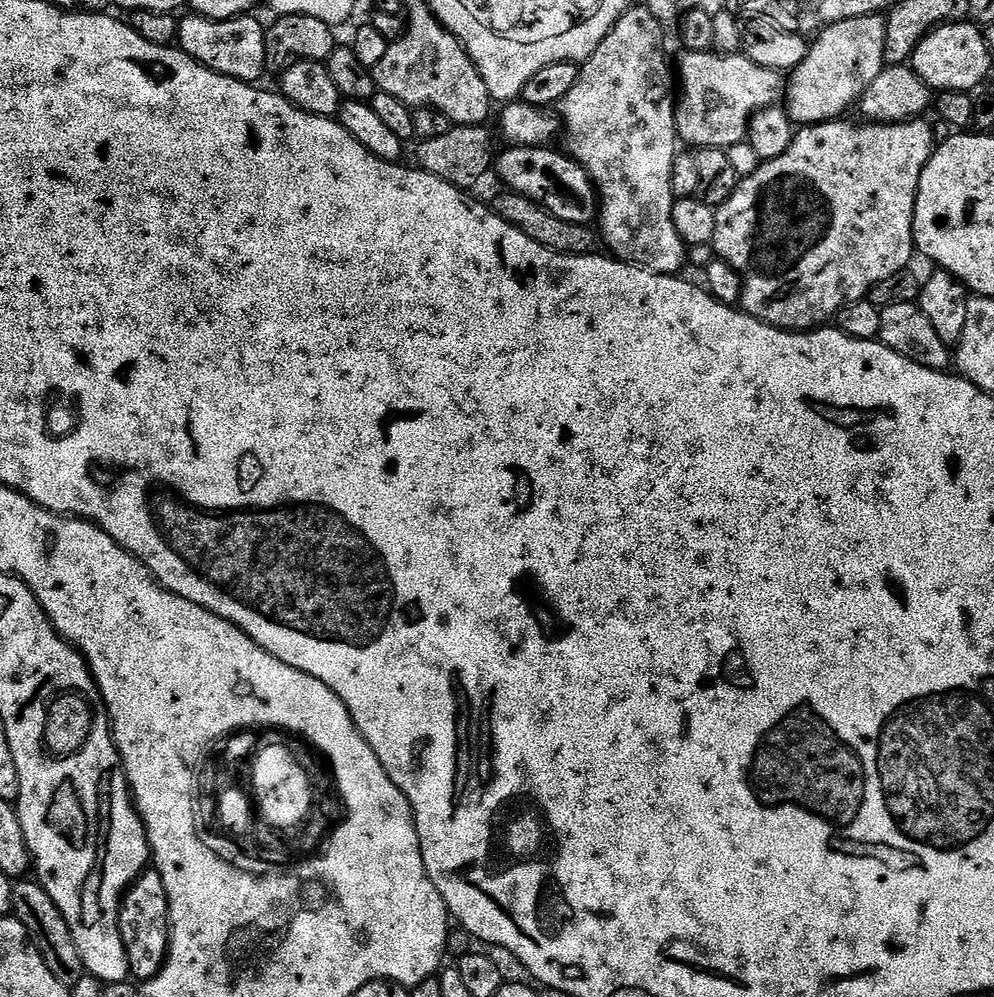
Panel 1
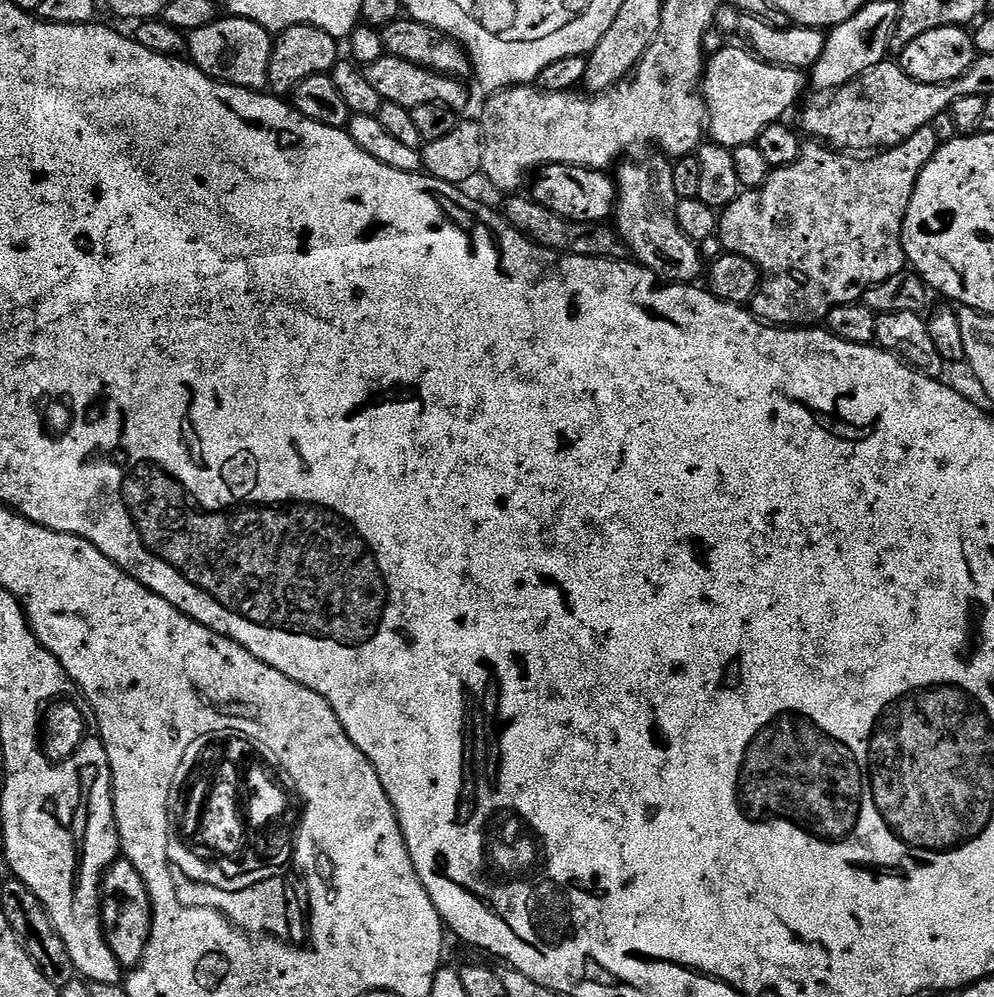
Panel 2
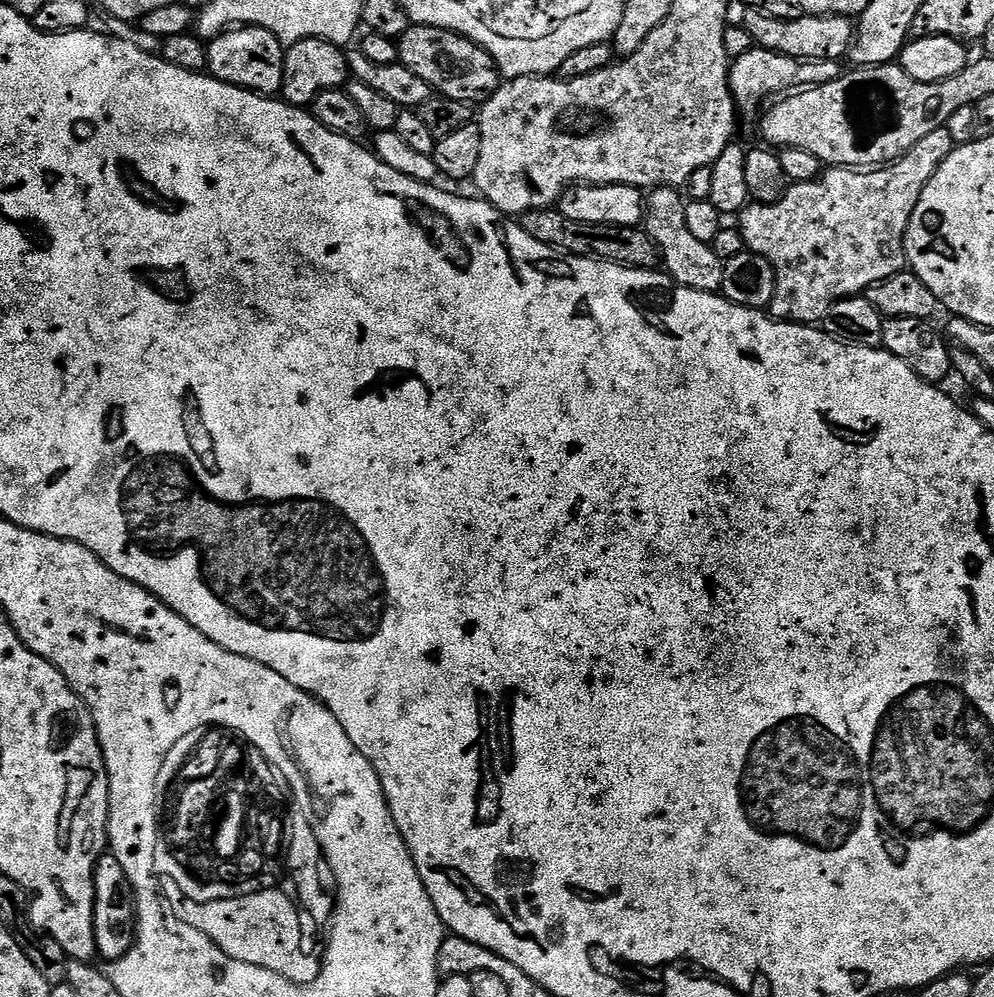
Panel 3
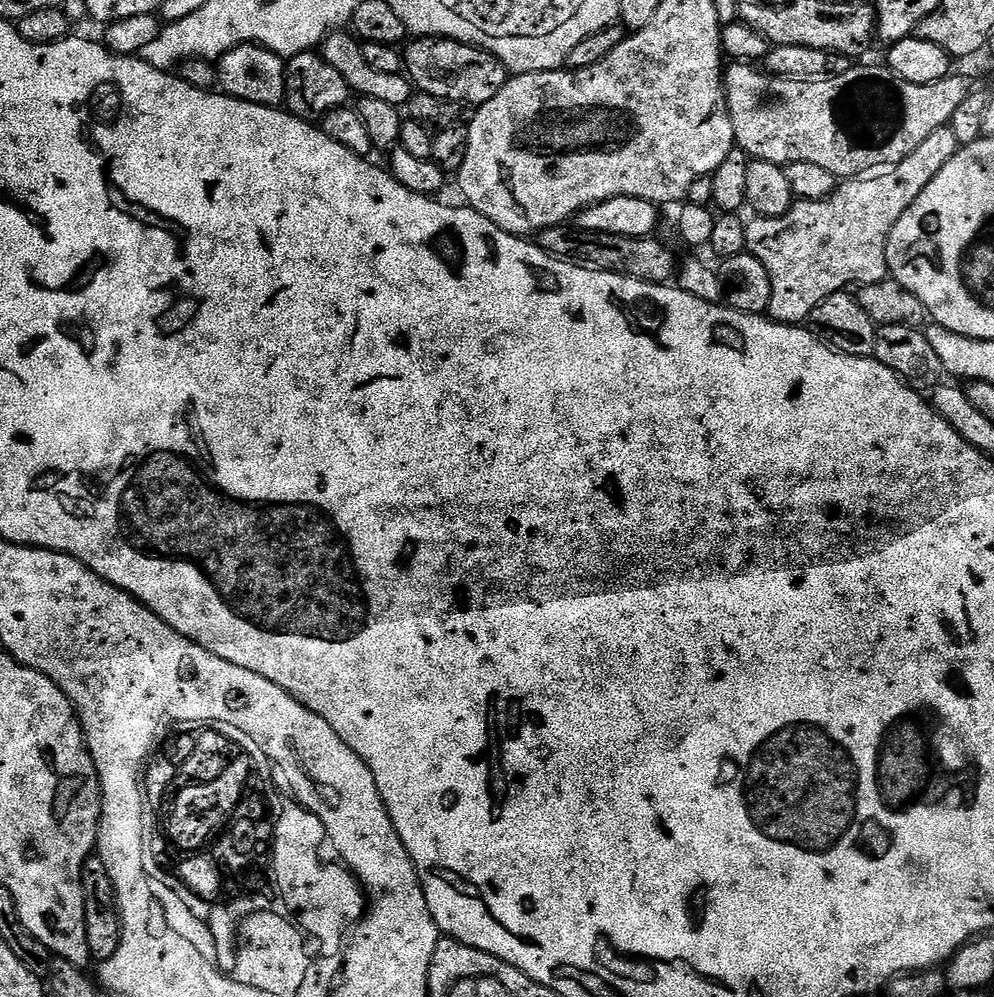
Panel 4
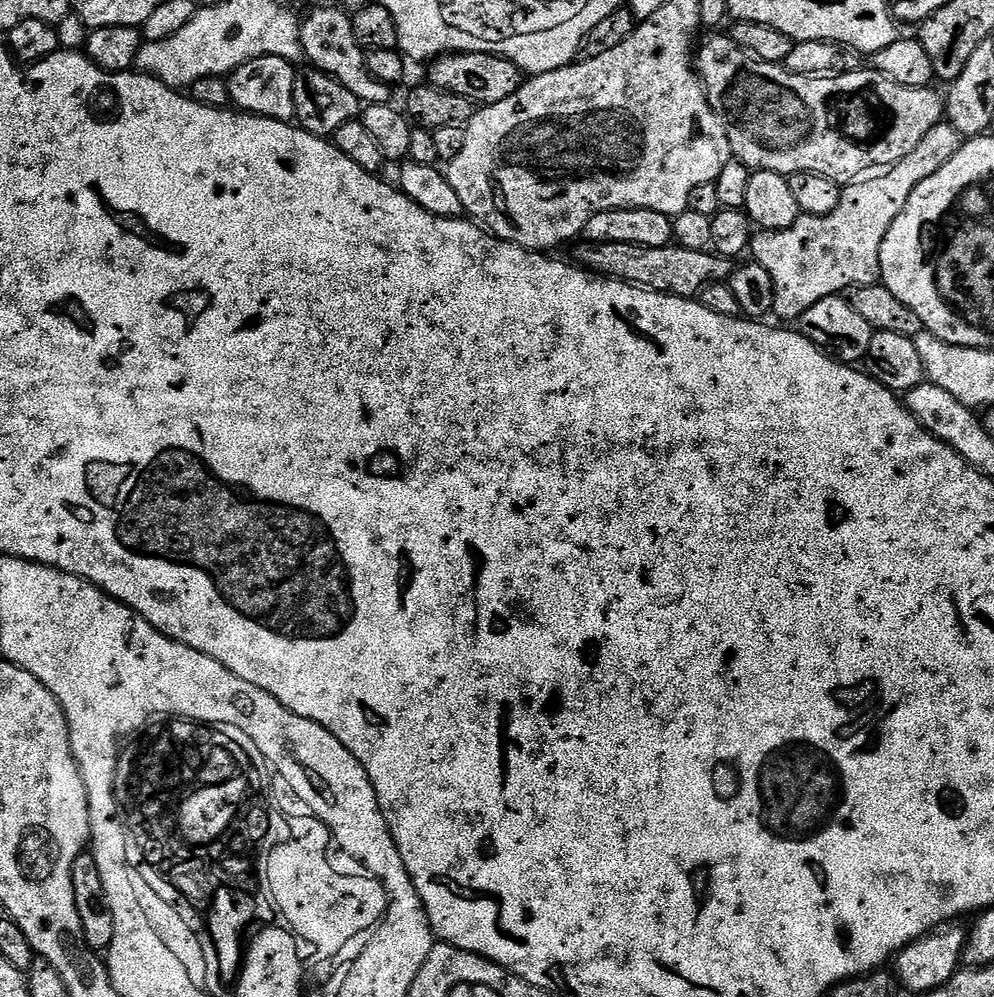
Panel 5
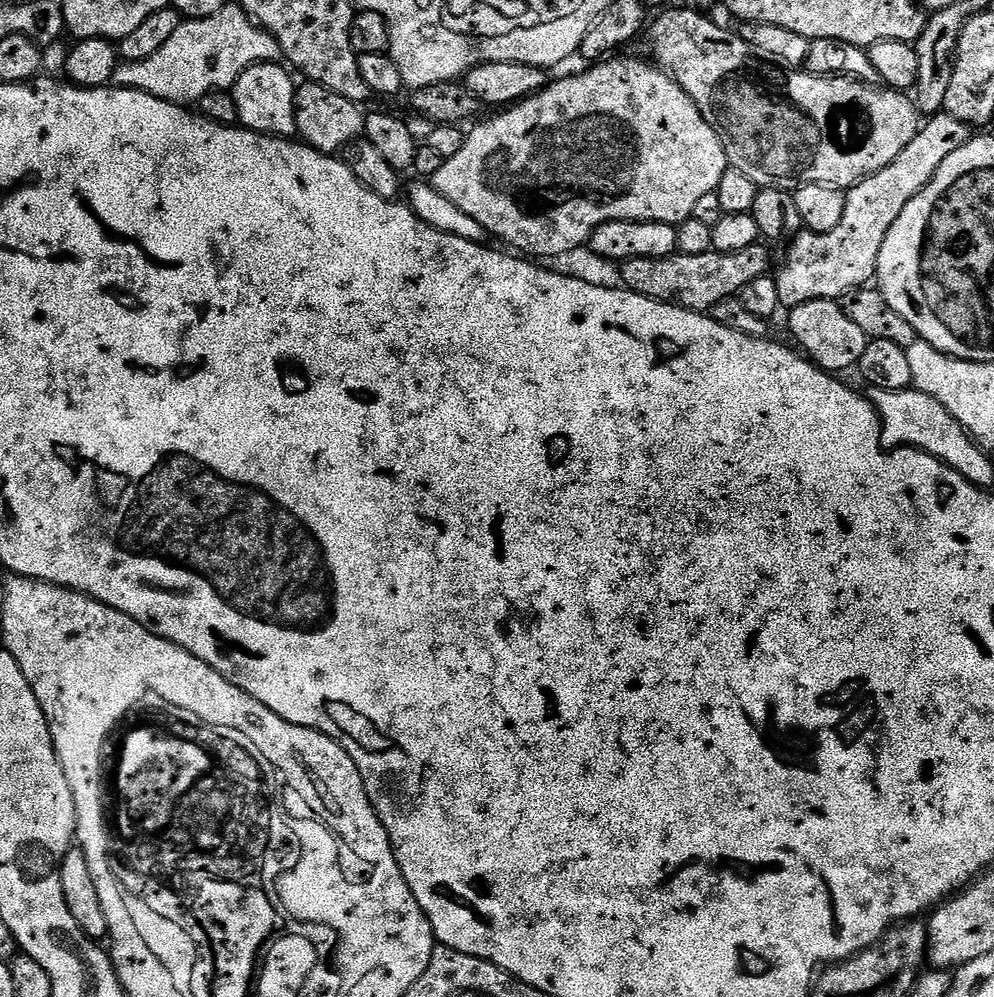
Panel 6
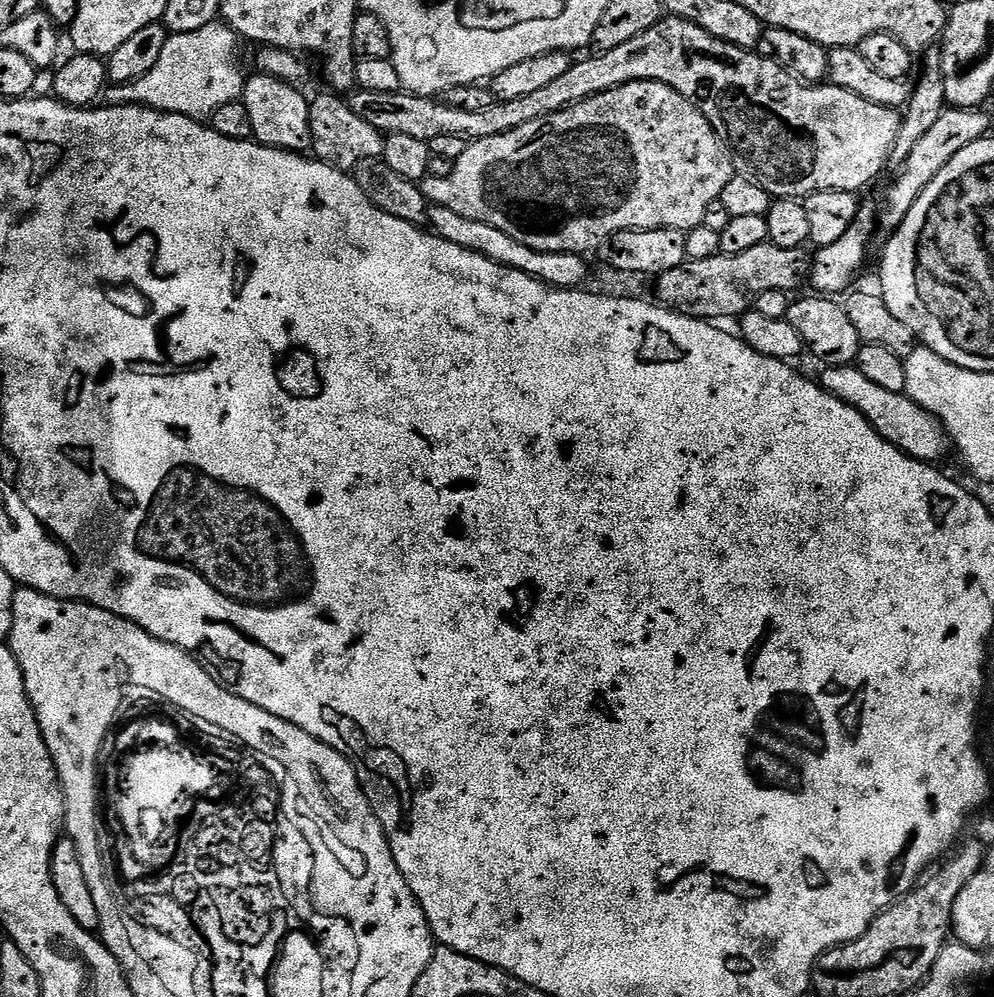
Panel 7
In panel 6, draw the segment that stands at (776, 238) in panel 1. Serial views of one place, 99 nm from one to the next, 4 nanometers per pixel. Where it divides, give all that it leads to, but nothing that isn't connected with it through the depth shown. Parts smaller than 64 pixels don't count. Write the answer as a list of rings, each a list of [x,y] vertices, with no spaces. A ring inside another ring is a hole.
[[[938,112],[934,116],[927,117],[921,123],[918,134],[890,166],[878,170],[876,175],[867,176],[859,184],[853,184],[846,192],[846,214],[842,214],[842,222],[834,226],[829,232],[801,231],[799,236],[792,237],[788,248],[788,261],[781,272],[775,273],[778,286],[778,298],[781,309],[791,310],[802,306],[802,302],[811,300],[835,300],[839,301],[847,292],[854,292],[857,288],[871,285],[876,279],[876,267],[878,266],[878,254],[882,250],[882,242],[886,242],[886,234],[890,234],[890,226],[898,222],[898,214],[906,210],[906,202],[910,202],[923,188],[938,174],[938,166],[954,154],[965,142],[973,139],[974,132],[969,124],[954,118],[949,112]]]

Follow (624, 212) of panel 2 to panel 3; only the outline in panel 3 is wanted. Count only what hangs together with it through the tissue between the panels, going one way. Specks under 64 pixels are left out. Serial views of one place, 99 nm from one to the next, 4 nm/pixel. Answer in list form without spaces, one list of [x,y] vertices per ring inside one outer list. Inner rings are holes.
[[[653,188],[647,193],[644,210],[643,229],[648,237],[656,243],[663,271],[676,279],[681,288],[693,288],[699,292],[719,293],[722,284],[721,263],[711,246],[698,242],[694,234],[686,226],[684,206],[686,200],[677,189]]]

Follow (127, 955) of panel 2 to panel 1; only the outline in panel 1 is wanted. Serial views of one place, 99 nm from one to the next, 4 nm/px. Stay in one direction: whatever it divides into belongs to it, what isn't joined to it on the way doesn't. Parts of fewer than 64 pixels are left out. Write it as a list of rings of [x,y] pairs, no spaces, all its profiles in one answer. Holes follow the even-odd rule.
[[[145,870],[120,901],[120,933],[128,951],[128,971],[137,981],[153,980],[168,956],[168,895],[160,873]]]

